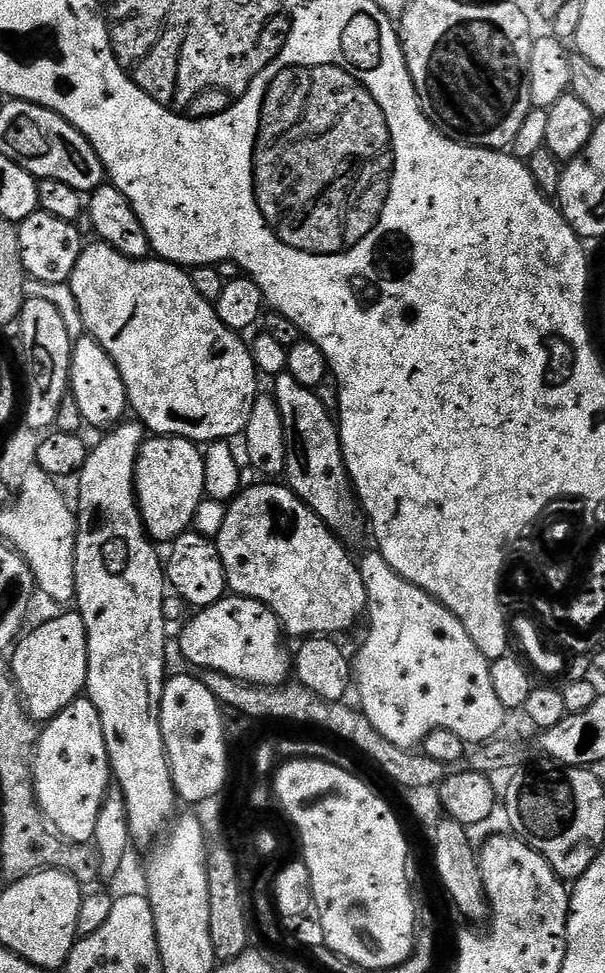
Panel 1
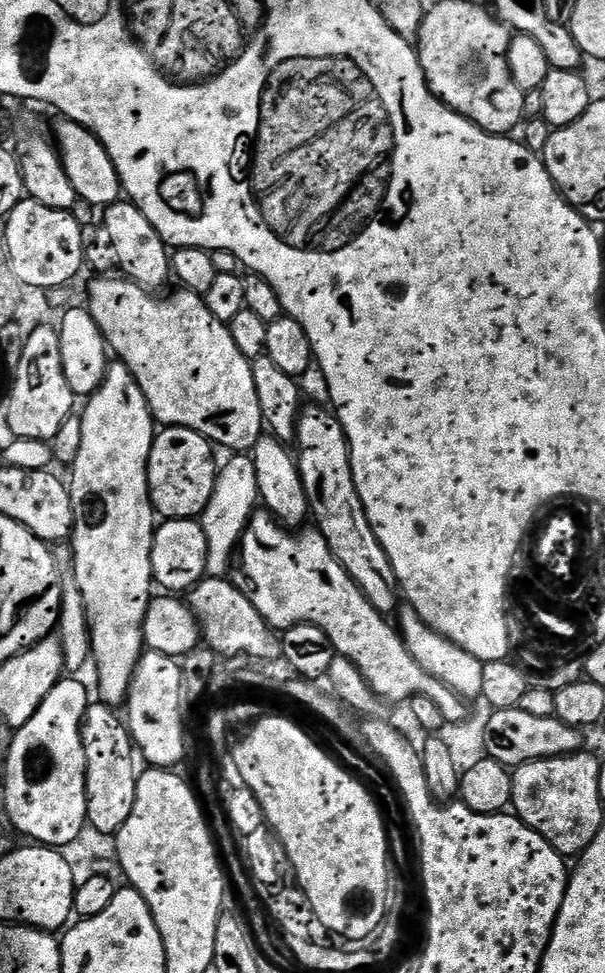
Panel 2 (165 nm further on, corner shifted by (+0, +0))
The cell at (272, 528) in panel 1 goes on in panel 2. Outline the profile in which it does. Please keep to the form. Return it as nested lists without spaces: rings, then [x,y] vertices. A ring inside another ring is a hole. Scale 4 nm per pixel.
[[[257,510],[252,513],[250,522],[244,531],[244,539],[238,549],[238,568],[244,575],[244,580],[239,581],[239,586],[254,602],[254,610],[266,618],[266,622],[274,629],[283,630],[293,628],[299,624],[313,624],[322,629],[330,638],[337,656],[344,656],[350,662],[360,667],[368,683],[385,701],[403,700],[408,702],[416,695],[428,695],[431,701],[436,702],[442,712],[446,725],[462,723],[470,716],[470,704],[465,697],[459,696],[446,682],[423,672],[418,662],[410,654],[407,644],[404,643],[403,635],[395,627],[387,624],[385,613],[379,612],[362,594],[362,590],[350,578],[350,574],[334,558],[326,538],[315,527],[308,526],[303,530],[285,528],[271,512]]]

